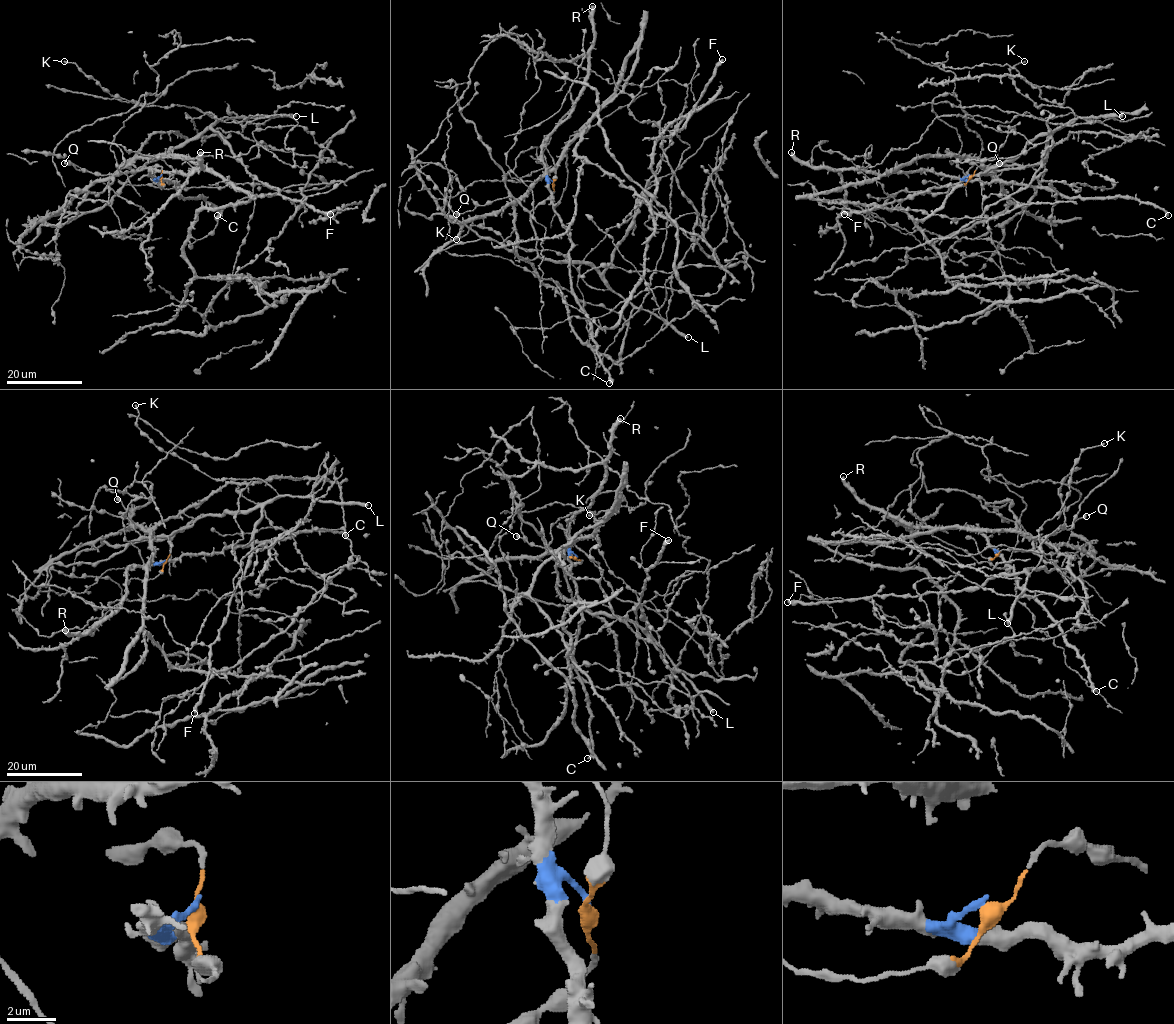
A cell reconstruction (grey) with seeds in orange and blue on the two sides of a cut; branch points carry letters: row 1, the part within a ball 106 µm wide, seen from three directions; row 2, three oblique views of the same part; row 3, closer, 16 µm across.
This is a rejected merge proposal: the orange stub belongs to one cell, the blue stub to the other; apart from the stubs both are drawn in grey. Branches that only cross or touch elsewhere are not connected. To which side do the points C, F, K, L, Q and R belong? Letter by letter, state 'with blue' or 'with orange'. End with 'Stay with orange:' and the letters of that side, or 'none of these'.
C: with blue
F: with orange
K: with orange
L: with orange
Q: with orange
R: with blue
Stay with orange: F, K, L, Q

